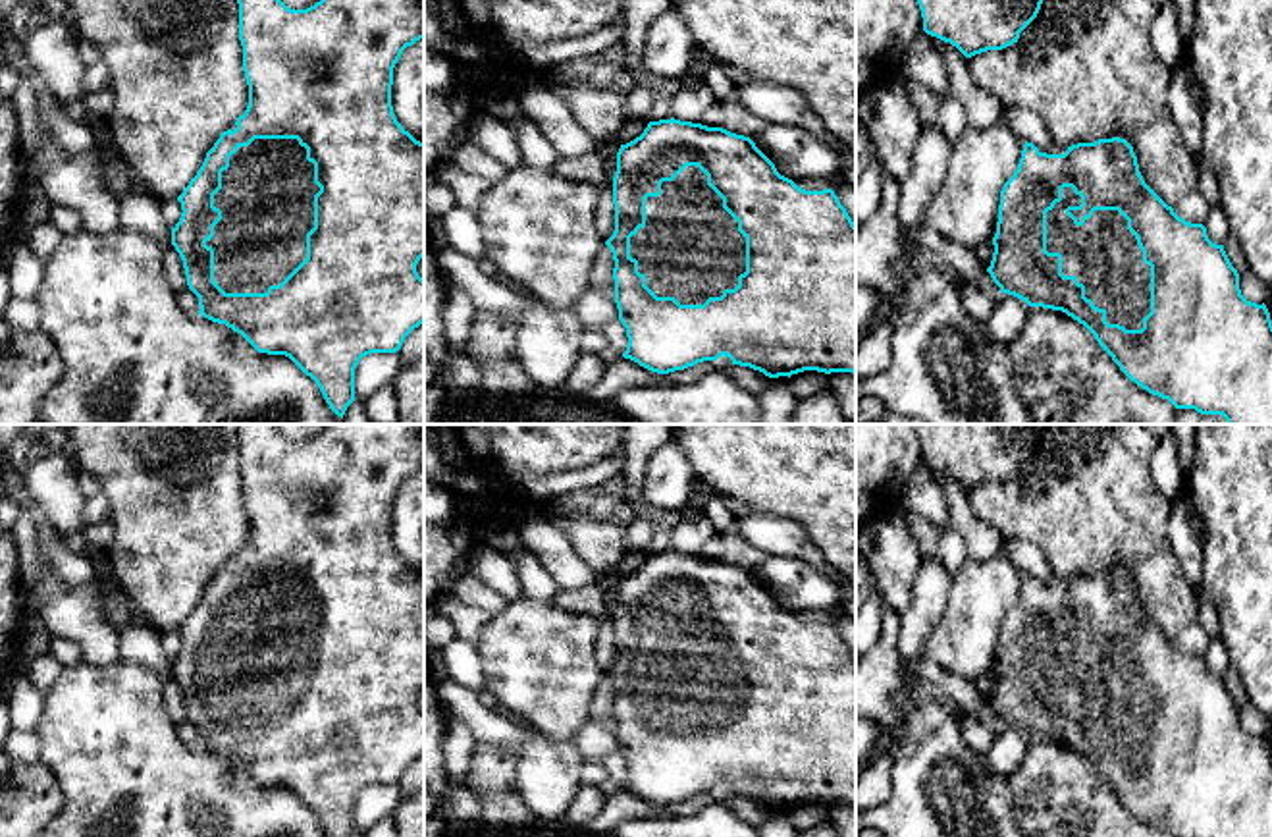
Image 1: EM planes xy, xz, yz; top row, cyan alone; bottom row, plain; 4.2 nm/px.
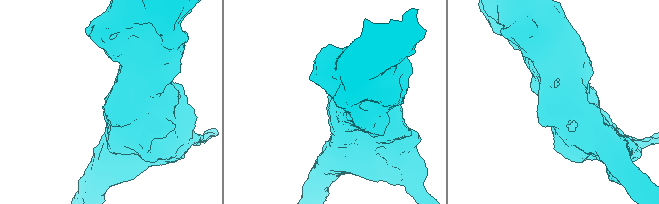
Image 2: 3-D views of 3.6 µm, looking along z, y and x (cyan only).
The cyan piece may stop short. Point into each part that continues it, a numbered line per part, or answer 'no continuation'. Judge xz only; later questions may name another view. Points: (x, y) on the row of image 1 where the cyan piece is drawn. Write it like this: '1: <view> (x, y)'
1: xz (690, 247)

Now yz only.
1: yz (1103, 255)

